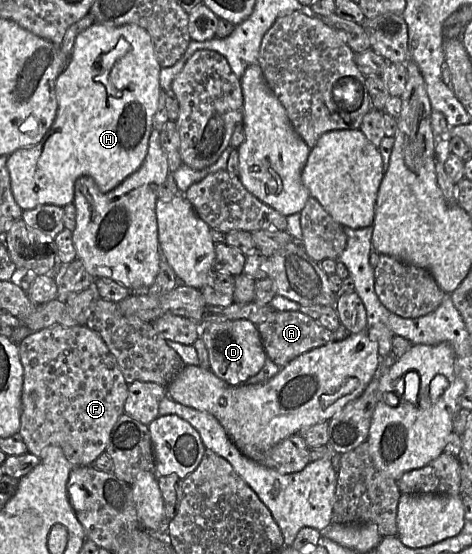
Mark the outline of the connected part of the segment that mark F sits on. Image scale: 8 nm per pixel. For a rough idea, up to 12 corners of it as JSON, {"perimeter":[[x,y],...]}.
{"perimeter":[[80,324],[34,331],[18,433],[93,466],[128,397]]}

